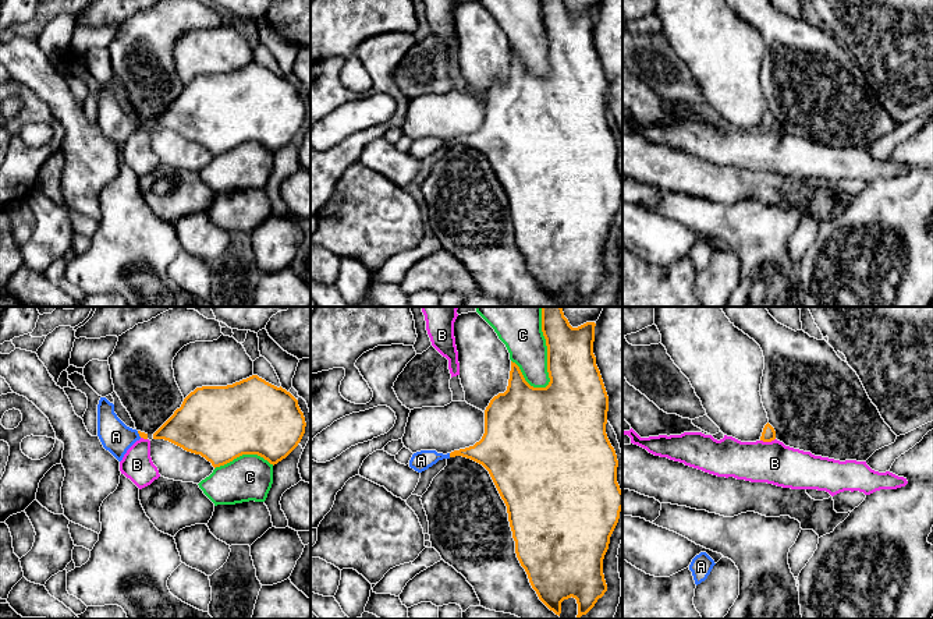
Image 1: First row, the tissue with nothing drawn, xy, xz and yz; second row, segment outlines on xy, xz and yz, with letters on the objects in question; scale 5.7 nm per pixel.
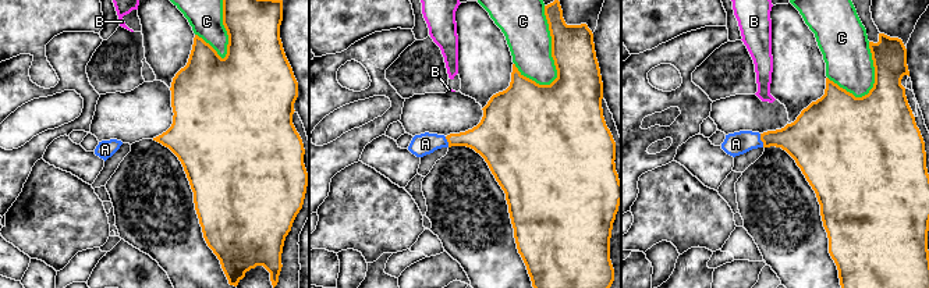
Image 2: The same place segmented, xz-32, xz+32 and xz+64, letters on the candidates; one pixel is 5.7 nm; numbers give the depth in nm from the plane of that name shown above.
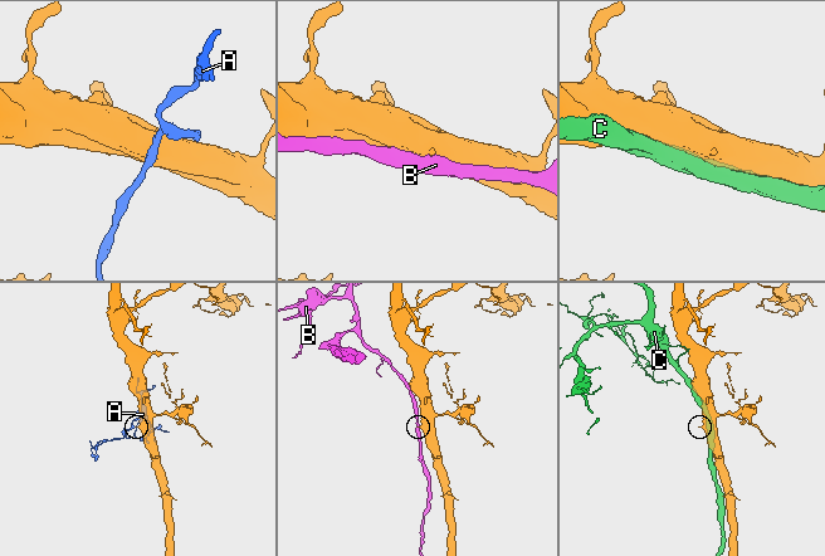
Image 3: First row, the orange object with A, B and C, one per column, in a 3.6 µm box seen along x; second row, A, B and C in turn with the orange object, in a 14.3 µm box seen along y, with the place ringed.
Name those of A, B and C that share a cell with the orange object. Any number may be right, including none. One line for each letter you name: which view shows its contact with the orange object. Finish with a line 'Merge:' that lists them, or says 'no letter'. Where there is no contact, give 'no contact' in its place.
A: meets orange in xz
Merge: A

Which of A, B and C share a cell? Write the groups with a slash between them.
A / B / C

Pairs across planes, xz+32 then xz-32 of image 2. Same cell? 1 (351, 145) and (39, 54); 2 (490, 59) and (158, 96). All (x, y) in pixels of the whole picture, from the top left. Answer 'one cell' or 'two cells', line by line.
1: two cells
2: two cells

